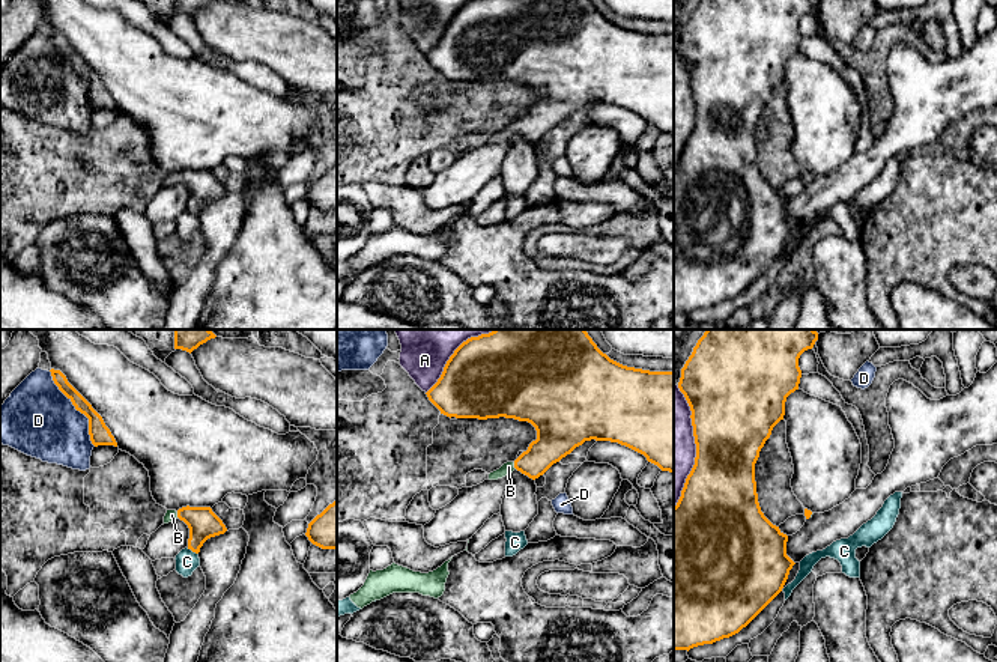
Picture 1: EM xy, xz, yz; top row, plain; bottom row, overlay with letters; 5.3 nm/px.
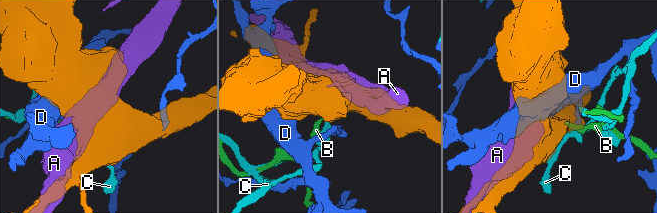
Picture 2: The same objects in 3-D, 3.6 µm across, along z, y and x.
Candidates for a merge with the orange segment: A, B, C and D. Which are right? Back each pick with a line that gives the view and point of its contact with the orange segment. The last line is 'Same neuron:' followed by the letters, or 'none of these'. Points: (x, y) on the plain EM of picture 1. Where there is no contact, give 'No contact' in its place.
B: Touches orange at xz (515, 128)
Same neuron: B

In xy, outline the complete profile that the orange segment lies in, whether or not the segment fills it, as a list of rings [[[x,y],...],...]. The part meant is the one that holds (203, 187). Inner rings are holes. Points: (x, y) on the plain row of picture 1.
[[[186,169],[186,170],[179,172],[177,175],[167,173],[167,176],[164,179],[164,187],[174,185],[177,181],[188,188],[188,191],[189,191],[188,212],[191,212],[195,217],[200,215],[200,211],[203,209],[203,206],[208,202],[224,197],[227,194],[223,184],[212,175],[211,170],[189,170],[189,169]]]

